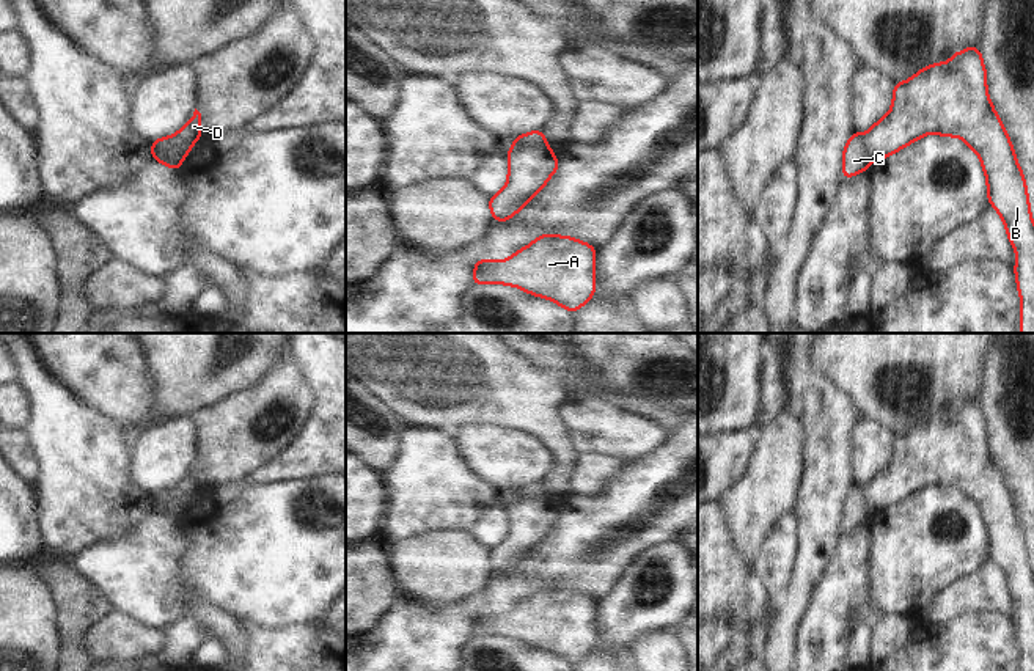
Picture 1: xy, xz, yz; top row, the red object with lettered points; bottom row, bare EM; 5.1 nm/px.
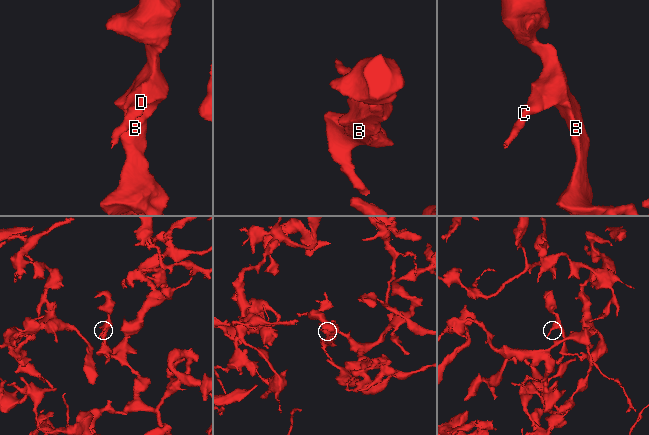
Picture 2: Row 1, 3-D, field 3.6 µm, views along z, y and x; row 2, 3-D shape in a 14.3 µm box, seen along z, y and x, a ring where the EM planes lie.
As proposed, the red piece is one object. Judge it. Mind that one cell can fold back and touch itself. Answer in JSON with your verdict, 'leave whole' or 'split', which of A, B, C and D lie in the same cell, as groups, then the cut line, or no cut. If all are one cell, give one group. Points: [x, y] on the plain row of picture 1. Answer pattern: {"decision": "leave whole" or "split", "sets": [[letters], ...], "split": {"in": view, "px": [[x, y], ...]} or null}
{"decision": "split", "sets": [["A", "B", "D"], ["C"]], "split": {"in": "xy", "px": [[192, 494], [179, 494], [153, 506]]}}

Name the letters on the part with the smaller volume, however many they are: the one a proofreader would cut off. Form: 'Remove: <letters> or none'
Remove: C

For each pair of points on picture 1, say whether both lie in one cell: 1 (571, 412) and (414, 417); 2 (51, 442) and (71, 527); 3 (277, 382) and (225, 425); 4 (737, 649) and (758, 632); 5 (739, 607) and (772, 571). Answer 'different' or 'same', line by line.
1: different
2: same
3: same
4: same
5: different

